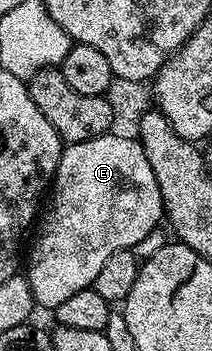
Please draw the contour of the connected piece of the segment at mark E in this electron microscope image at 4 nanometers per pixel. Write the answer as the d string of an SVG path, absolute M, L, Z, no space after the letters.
M115 135L89 138L85 142L66 145L63 149L45 215L37 224L39 237L31 248L31 265L25 268L28 284L32 288L32 298L40 309L53 310L61 306L65 298L77 294L77 290L92 287L101 266L105 266L109 259L109 254L117 254L117 250L122 248L135 249L141 238L156 231L164 223L161 190L157 186L157 178L153 178L149 158L145 158L145 150L138 139L131 137L130 140L127 136Z

